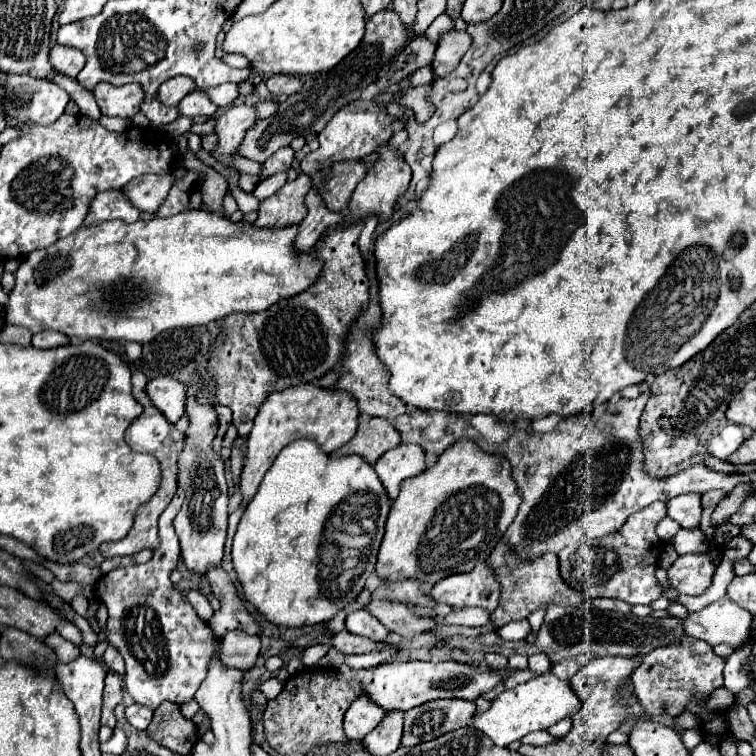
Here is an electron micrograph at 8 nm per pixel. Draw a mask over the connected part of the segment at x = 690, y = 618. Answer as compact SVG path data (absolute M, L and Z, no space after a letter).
M729 596L705 606L699 612L689 612L683 620L683 630L689 636L715 644L729 644L739 648L751 632L753 614L737 606Z

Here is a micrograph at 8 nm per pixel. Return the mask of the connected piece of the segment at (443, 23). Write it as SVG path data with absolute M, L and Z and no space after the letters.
M441 14L441 16L437 16L433 22L431 22L431 26L427 28L427 32L425 32L425 36L431 40L431 42L437 42L437 34L439 32L447 32L447 30L451 30L453 28L453 20L447 16L447 14Z

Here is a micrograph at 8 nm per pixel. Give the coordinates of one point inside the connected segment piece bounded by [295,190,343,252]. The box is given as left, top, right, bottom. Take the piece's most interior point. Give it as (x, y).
(318, 218)

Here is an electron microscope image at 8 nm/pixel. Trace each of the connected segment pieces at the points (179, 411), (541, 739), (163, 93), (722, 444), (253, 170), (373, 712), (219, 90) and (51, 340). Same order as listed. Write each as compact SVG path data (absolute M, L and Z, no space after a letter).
M161 376L147 382L147 396L155 408L159 408L165 418L175 424L183 416L185 402L185 386L171 376Z
M541 730L541 732L531 732L531 734L523 736L519 742L521 744L549 744L553 740L557 740L557 738L553 738L547 730Z
M177 76L167 80L161 88L159 88L159 100L167 106L177 106L189 92L195 90L195 82L191 82L191 78L187 76Z
M727 424L719 436L711 438L709 446L707 446L707 452L719 460L725 460L727 456L731 456L739 446L741 442L747 438L747 434L743 434L743 428L741 426L731 426Z
M235 156L233 158L233 164L235 164L235 168L241 174L261 174L261 164L259 162L253 162L253 160L247 160L243 156Z
M355 698L349 710L345 712L345 736L349 740L361 740L383 720L383 716L383 710L379 710L379 706L375 706L373 702L367 702L367 698Z
M223 84L223 86L213 86L211 90L205 90L211 98L211 102L215 102L217 106L225 108L229 104L235 102L235 98L239 96L239 86L235 84Z
M43 330L43 332L39 332L39 334L33 336L33 346L35 348L57 348L57 346L65 346L69 342L71 340L65 334L49 332L49 330Z

